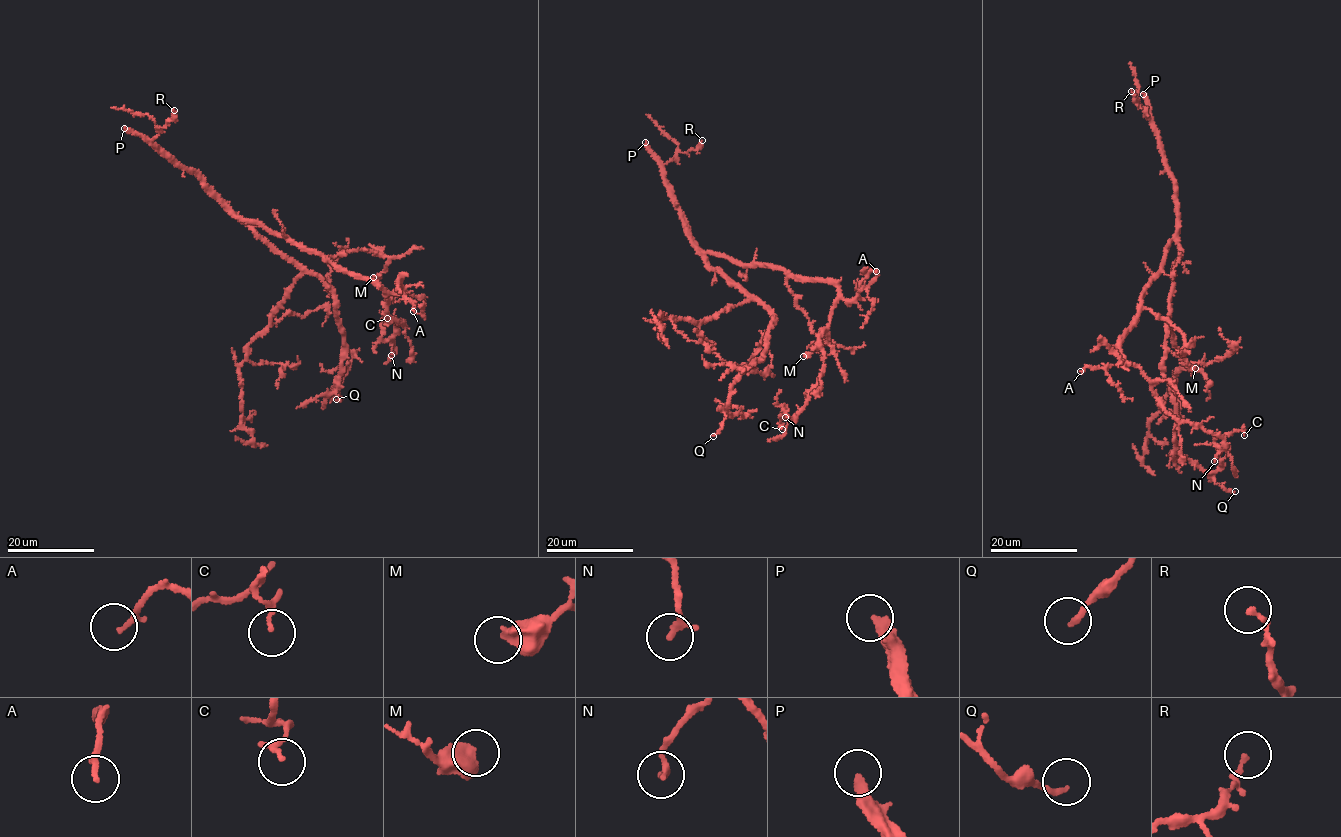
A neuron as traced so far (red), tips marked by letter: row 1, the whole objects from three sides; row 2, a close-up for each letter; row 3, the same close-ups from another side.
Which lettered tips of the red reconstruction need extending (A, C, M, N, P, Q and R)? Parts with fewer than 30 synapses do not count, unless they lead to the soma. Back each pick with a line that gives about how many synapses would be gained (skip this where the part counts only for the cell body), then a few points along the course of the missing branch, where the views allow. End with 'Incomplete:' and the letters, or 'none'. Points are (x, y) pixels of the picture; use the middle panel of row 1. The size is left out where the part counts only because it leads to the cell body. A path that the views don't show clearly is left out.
P: 550 syn
Incomplete: P

